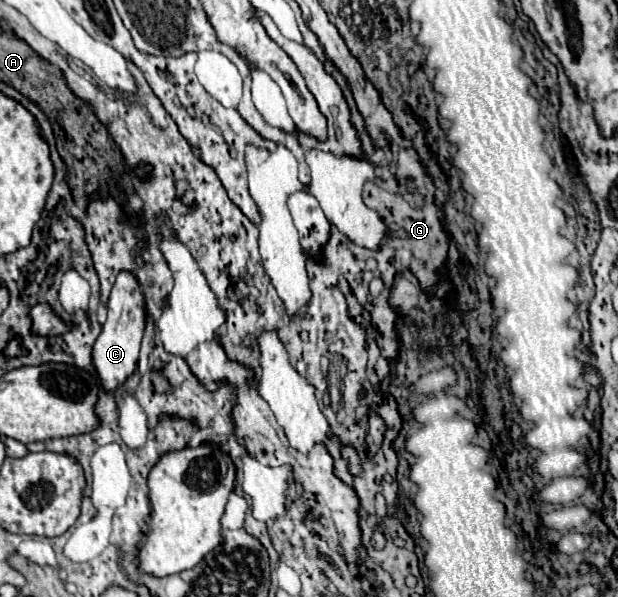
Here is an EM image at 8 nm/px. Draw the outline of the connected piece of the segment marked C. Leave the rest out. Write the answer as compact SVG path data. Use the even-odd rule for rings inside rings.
M122 271L116 277L116 283L112 287L110 301L108 301L108 319L92 351L92 361L106 393L118 391L126 383L126 379L136 371L144 327L146 327L146 309L144 309L140 285L132 273Z

